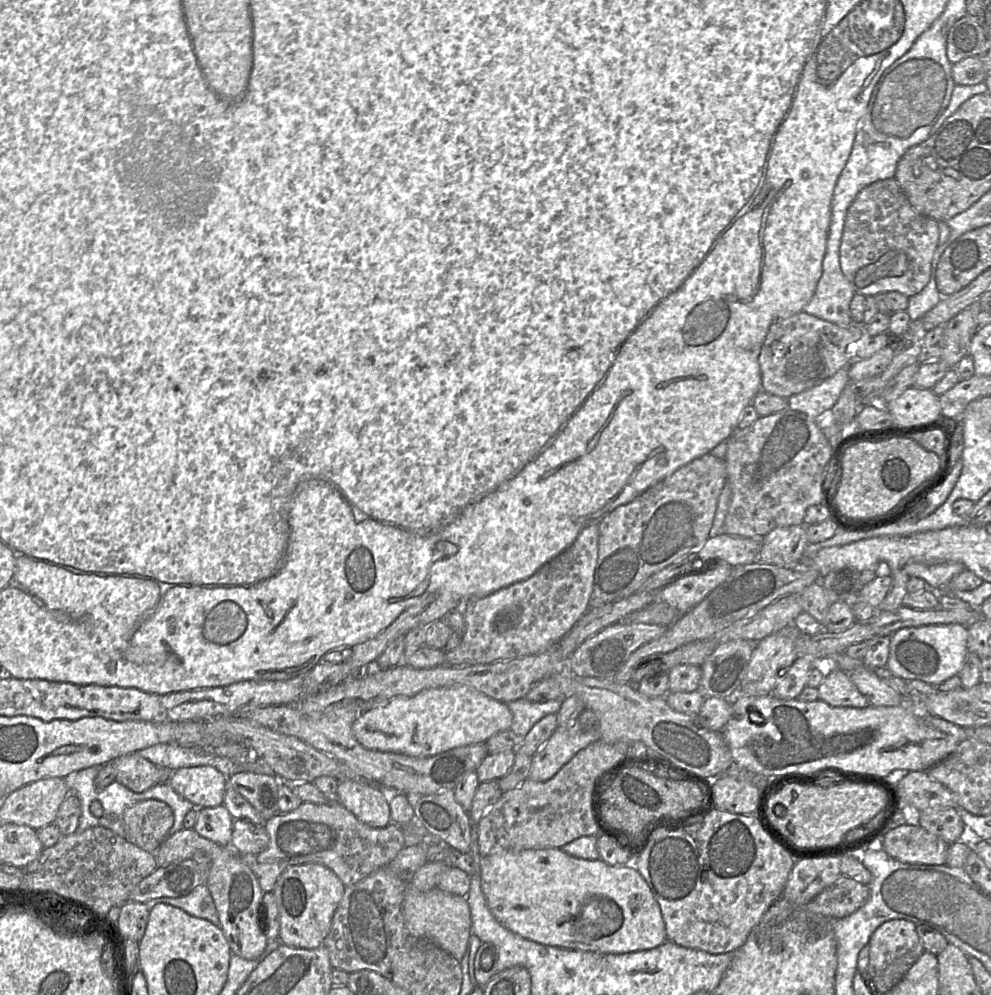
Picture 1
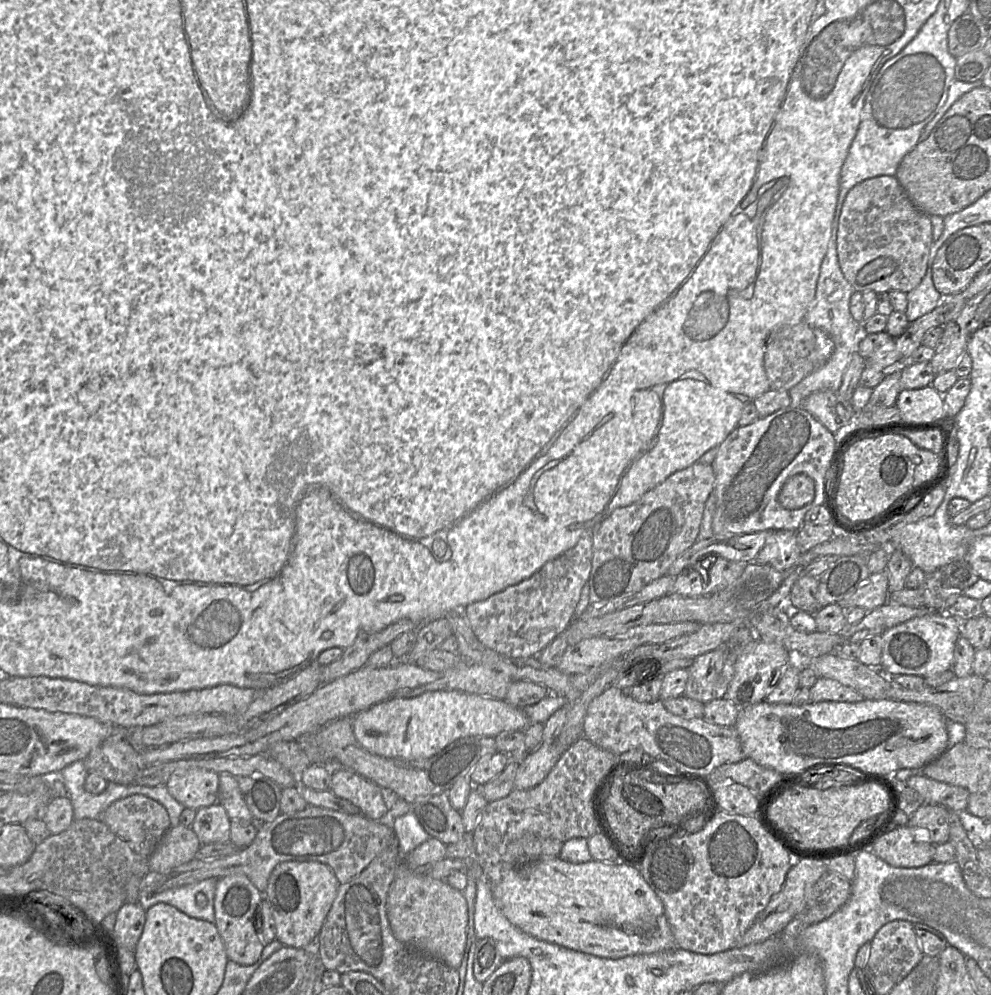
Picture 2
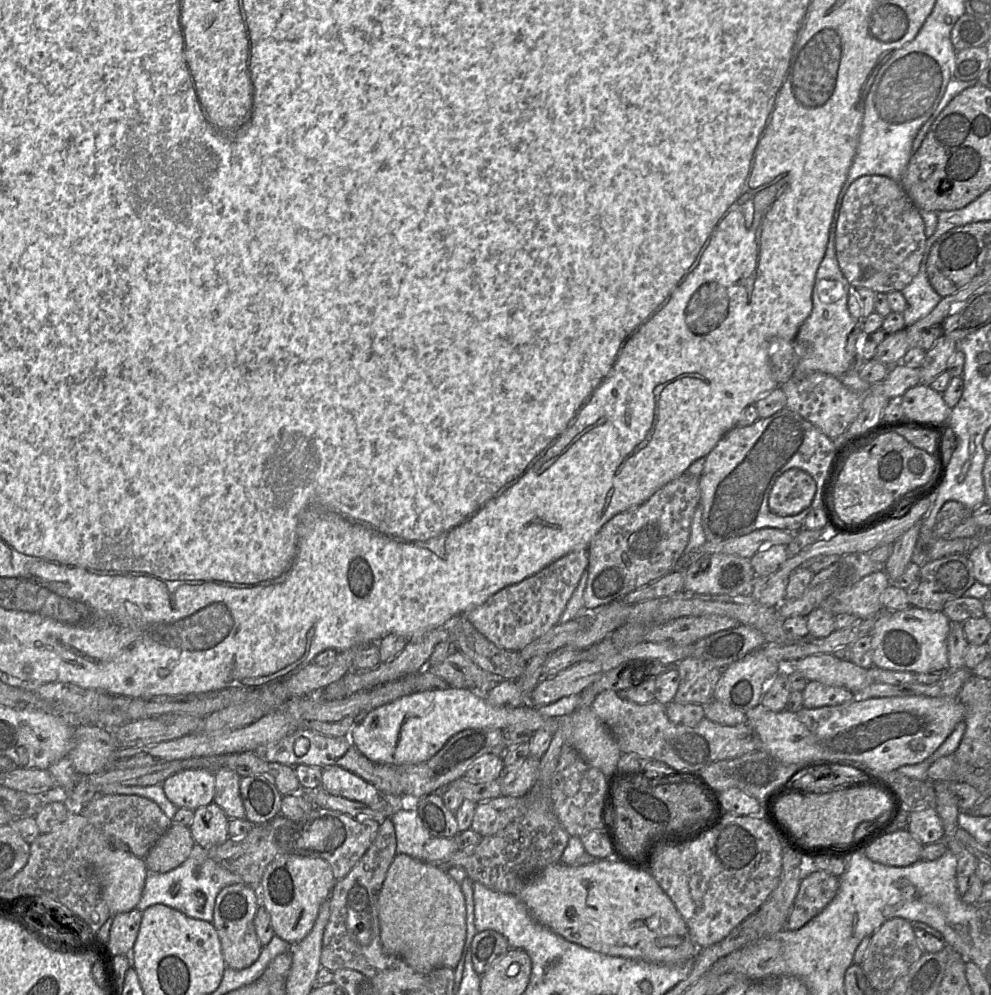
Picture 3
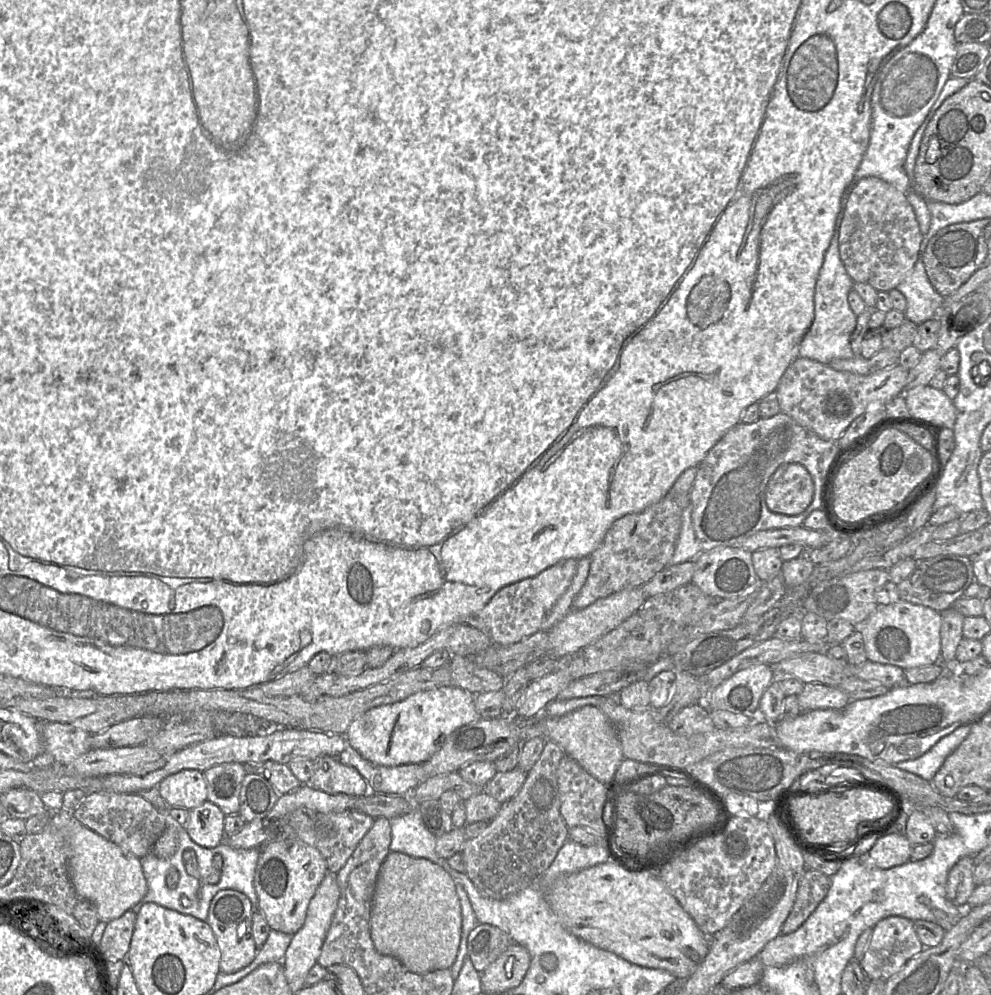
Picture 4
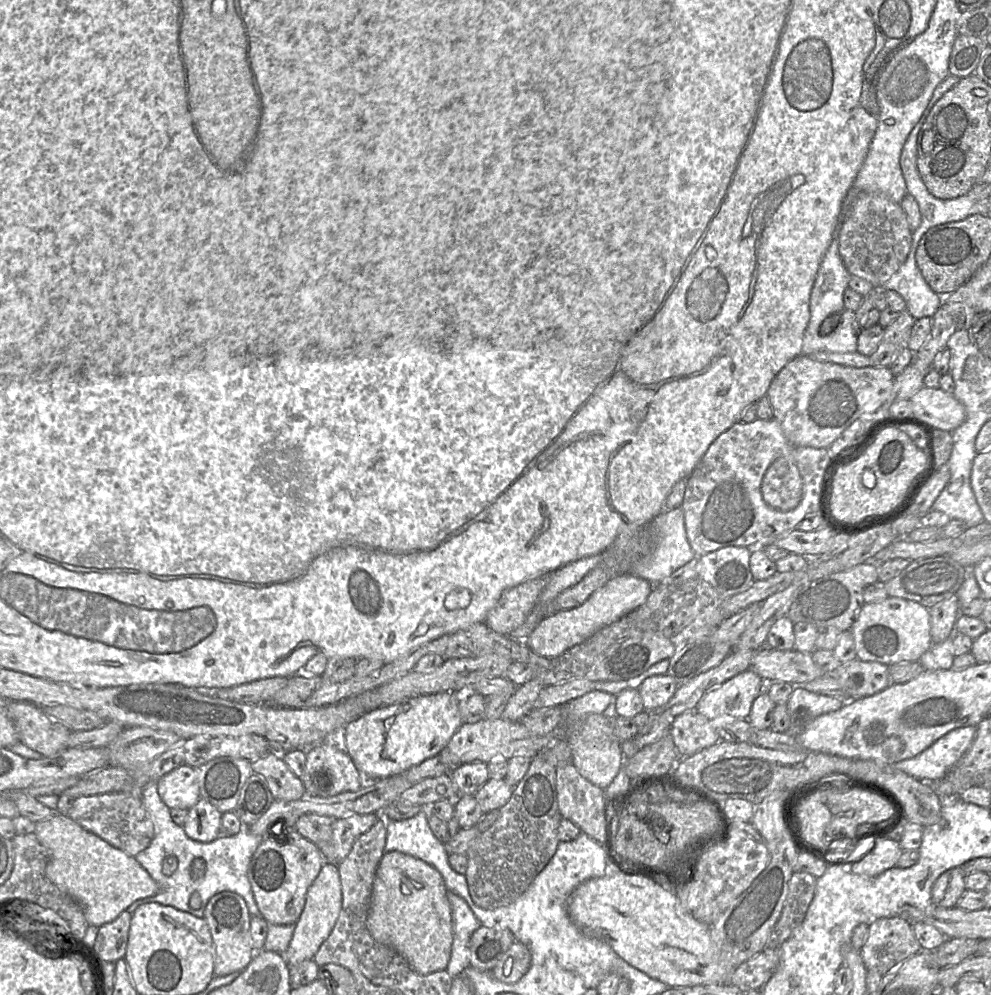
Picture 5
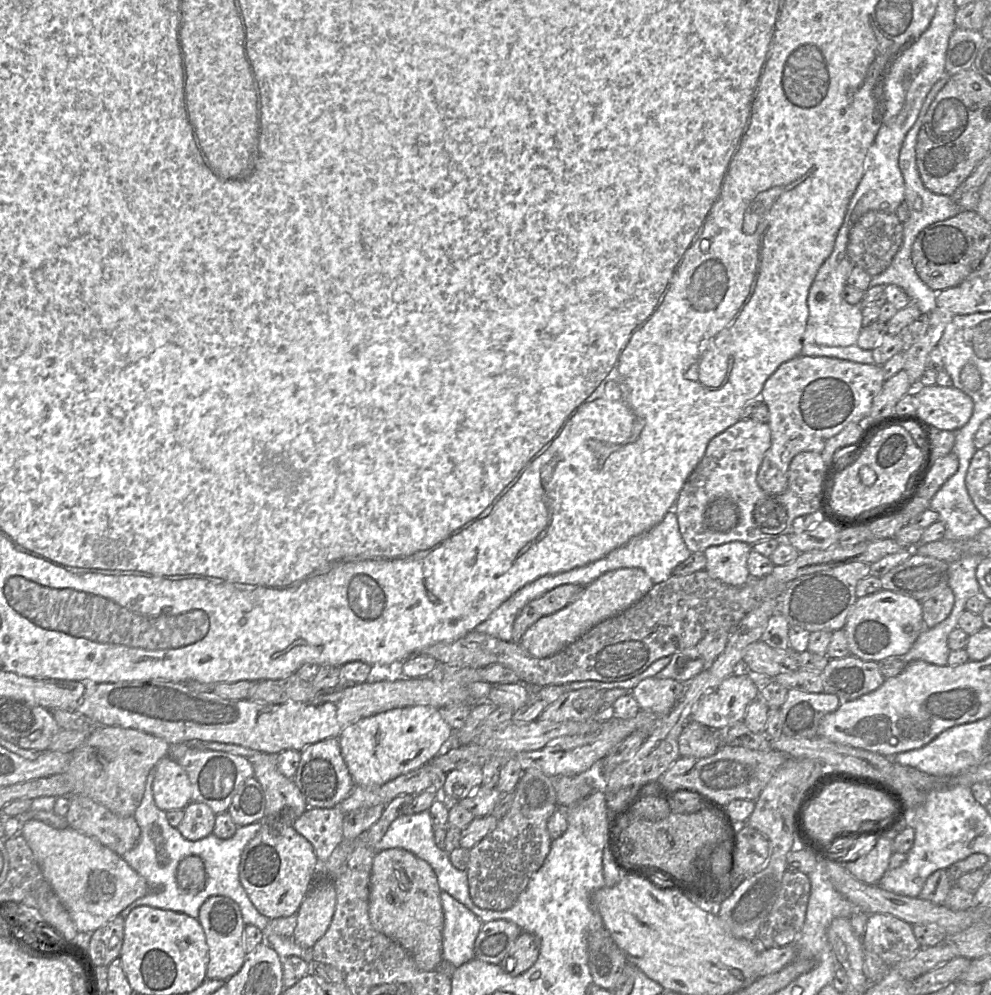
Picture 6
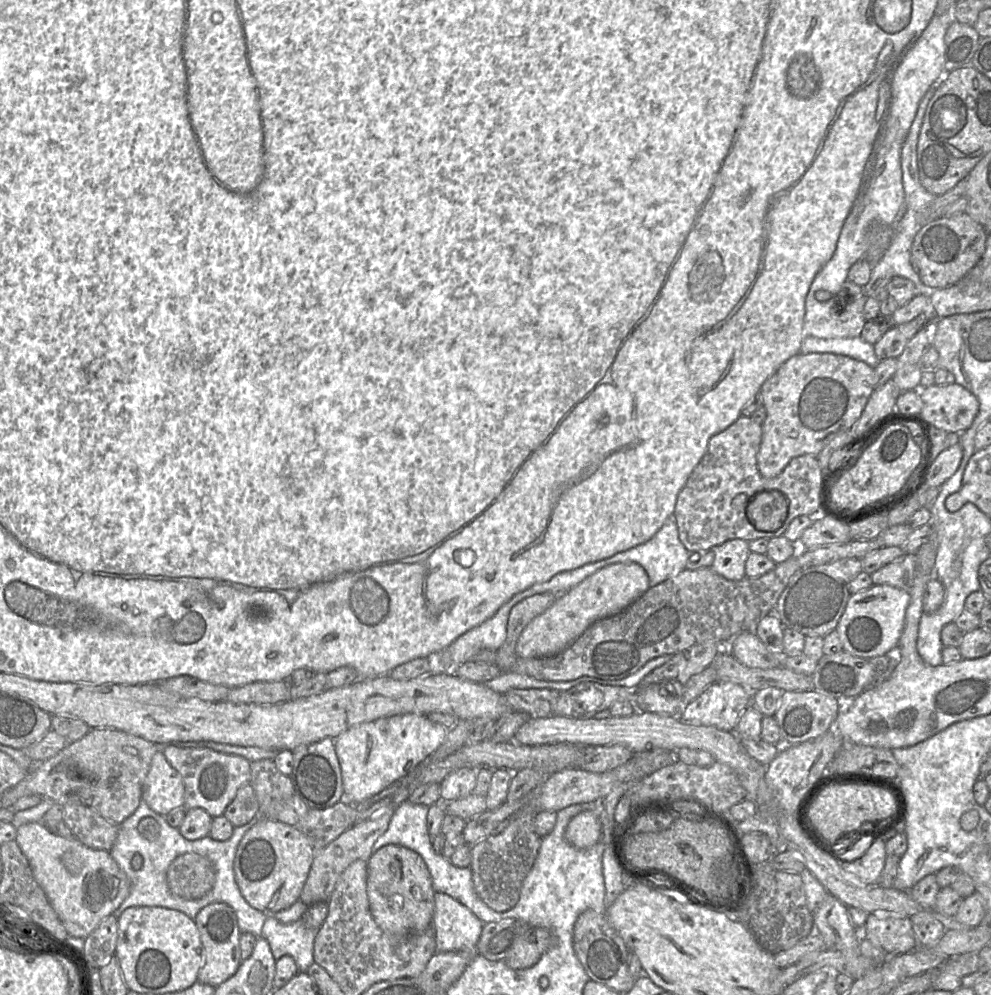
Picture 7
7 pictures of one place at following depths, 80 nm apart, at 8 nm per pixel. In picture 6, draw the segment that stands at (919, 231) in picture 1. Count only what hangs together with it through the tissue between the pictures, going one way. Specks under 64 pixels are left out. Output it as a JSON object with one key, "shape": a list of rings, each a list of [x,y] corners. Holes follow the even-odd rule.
{"shape":[[[869,211],[850,229],[847,252],[855,266],[869,275],[883,273],[892,263],[903,242],[903,223],[896,213]]]}

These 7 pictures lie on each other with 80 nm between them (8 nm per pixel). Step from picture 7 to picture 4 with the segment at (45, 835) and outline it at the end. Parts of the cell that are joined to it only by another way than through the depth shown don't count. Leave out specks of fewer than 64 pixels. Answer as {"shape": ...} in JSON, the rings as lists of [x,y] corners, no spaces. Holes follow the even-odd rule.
{"shape":[[[53,813],[51,824],[57,826],[68,840],[70,849],[68,859],[70,880],[76,892],[96,907],[99,921],[108,923],[117,919],[143,899],[147,893],[148,886],[142,869],[141,859],[87,828],[73,814]]]}

